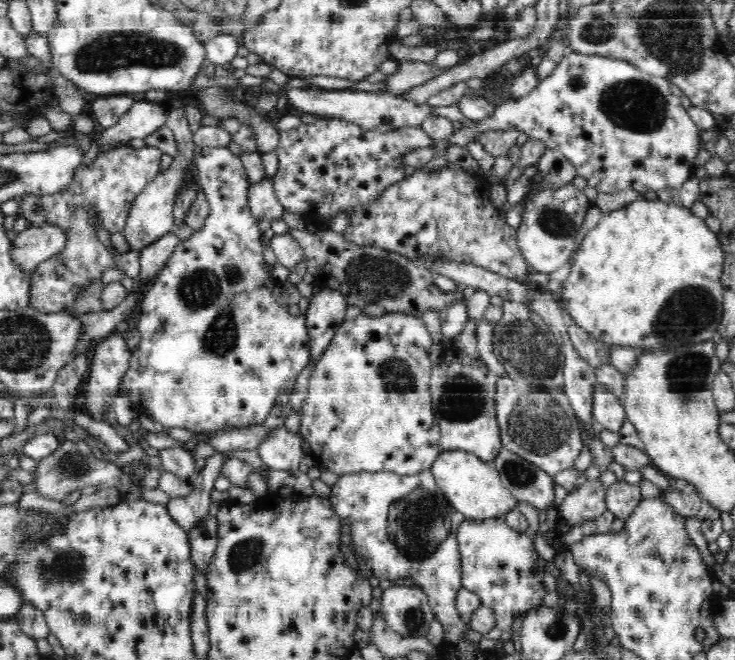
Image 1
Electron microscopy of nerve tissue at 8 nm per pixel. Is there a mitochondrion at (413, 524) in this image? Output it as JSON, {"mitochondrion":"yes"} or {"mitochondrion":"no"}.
{"mitochondrion":"yes"}

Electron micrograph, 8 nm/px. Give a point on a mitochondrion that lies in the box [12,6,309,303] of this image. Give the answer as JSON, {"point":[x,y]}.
{"point":[103,51]}

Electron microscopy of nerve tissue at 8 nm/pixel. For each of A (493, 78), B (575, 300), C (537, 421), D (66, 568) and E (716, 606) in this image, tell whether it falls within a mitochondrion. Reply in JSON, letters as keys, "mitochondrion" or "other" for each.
{"A":"other","B":"other","C":"mitochondrion","D":"mitochondrion","E":"other"}

